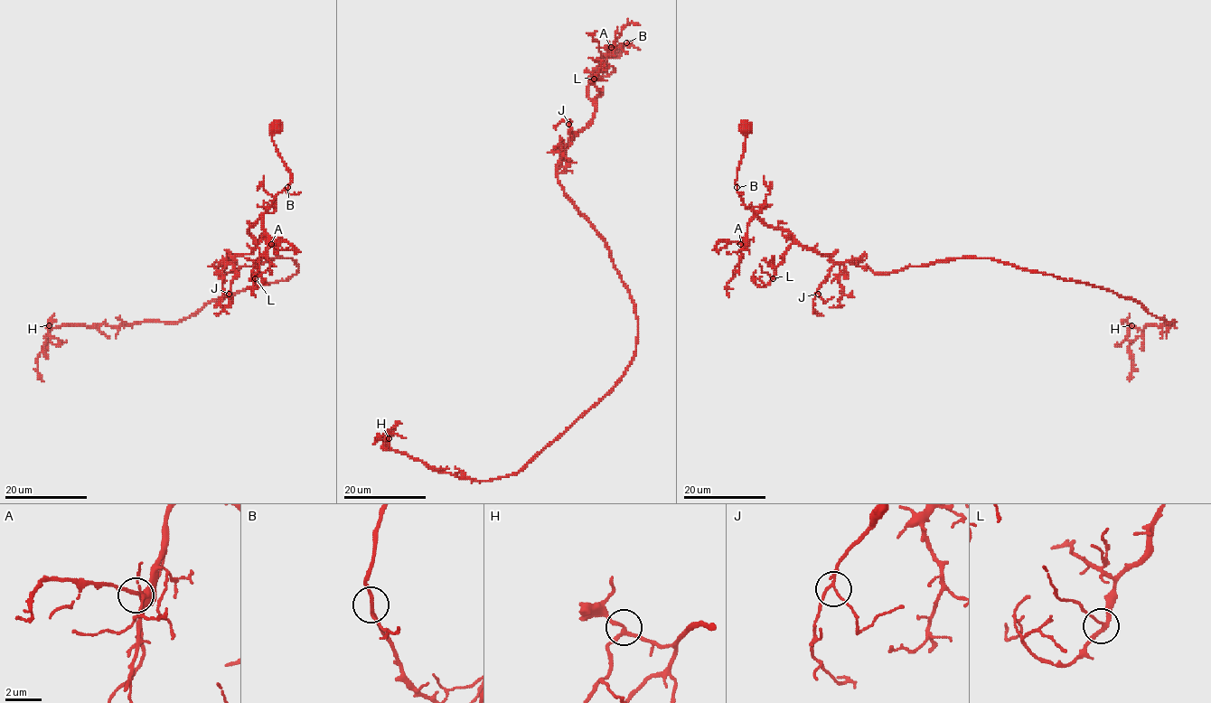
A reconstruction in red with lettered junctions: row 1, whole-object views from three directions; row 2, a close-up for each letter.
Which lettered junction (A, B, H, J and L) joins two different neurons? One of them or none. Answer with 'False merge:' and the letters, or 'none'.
False merge: none

